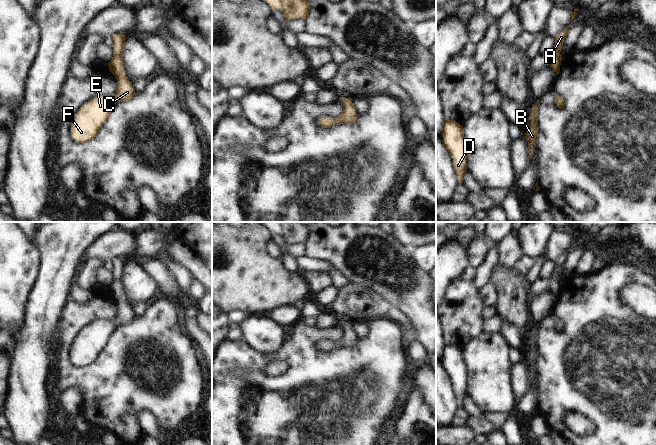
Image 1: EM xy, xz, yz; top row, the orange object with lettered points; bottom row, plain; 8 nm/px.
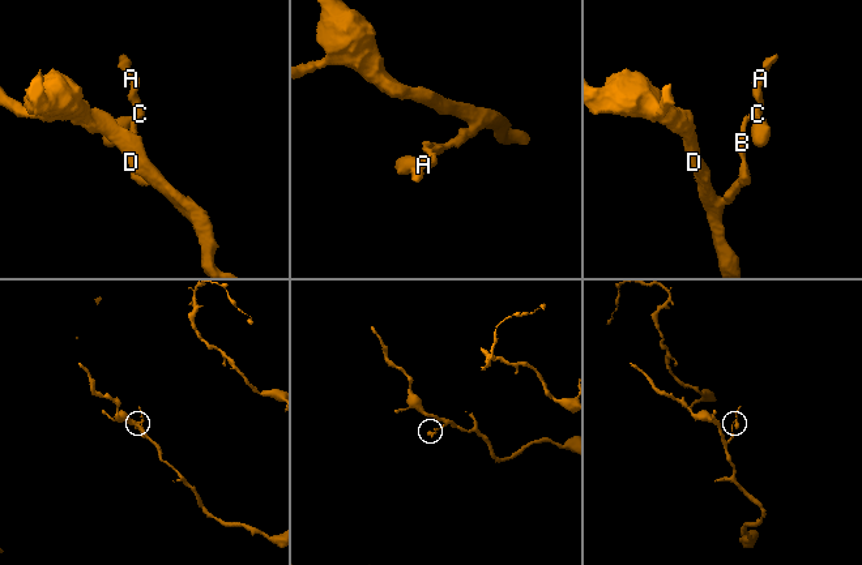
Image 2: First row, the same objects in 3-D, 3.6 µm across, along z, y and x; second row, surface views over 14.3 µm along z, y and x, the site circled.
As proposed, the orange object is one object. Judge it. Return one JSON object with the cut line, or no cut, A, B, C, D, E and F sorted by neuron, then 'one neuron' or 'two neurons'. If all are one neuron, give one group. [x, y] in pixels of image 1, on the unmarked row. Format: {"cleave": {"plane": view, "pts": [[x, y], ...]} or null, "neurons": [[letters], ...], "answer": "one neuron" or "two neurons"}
{"cleave": null, "neurons": [["A", "B", "C", "D", "E", "F"]], "answer": "one neuron"}

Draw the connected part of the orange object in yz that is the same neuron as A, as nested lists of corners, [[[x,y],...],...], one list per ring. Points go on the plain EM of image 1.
[[[567,250],[560,258],[558,258],[555,263],[555,270],[551,275],[550,279],[550,292],[558,299],[560,297],[560,289],[562,284],[562,279],[560,275],[564,273],[563,266],[568,259],[569,251]]]

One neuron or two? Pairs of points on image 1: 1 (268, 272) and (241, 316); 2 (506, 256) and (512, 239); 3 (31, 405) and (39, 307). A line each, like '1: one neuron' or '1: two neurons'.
1: two neurons
2: one neuron
3: one neuron

